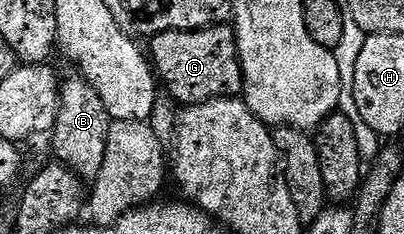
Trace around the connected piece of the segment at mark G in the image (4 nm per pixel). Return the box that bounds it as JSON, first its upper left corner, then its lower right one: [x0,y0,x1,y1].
[148,25,242,104]

